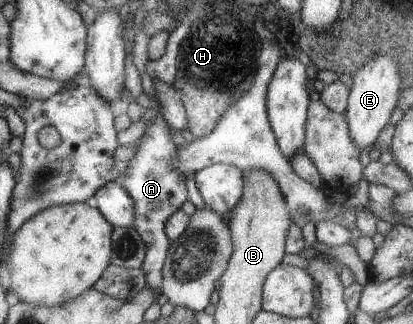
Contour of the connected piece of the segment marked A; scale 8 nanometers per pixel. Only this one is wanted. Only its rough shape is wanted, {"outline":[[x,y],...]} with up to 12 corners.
{"outline":[[164,119],[146,126],[118,179],[145,249],[144,287],[162,299],[164,221],[188,199]]}

